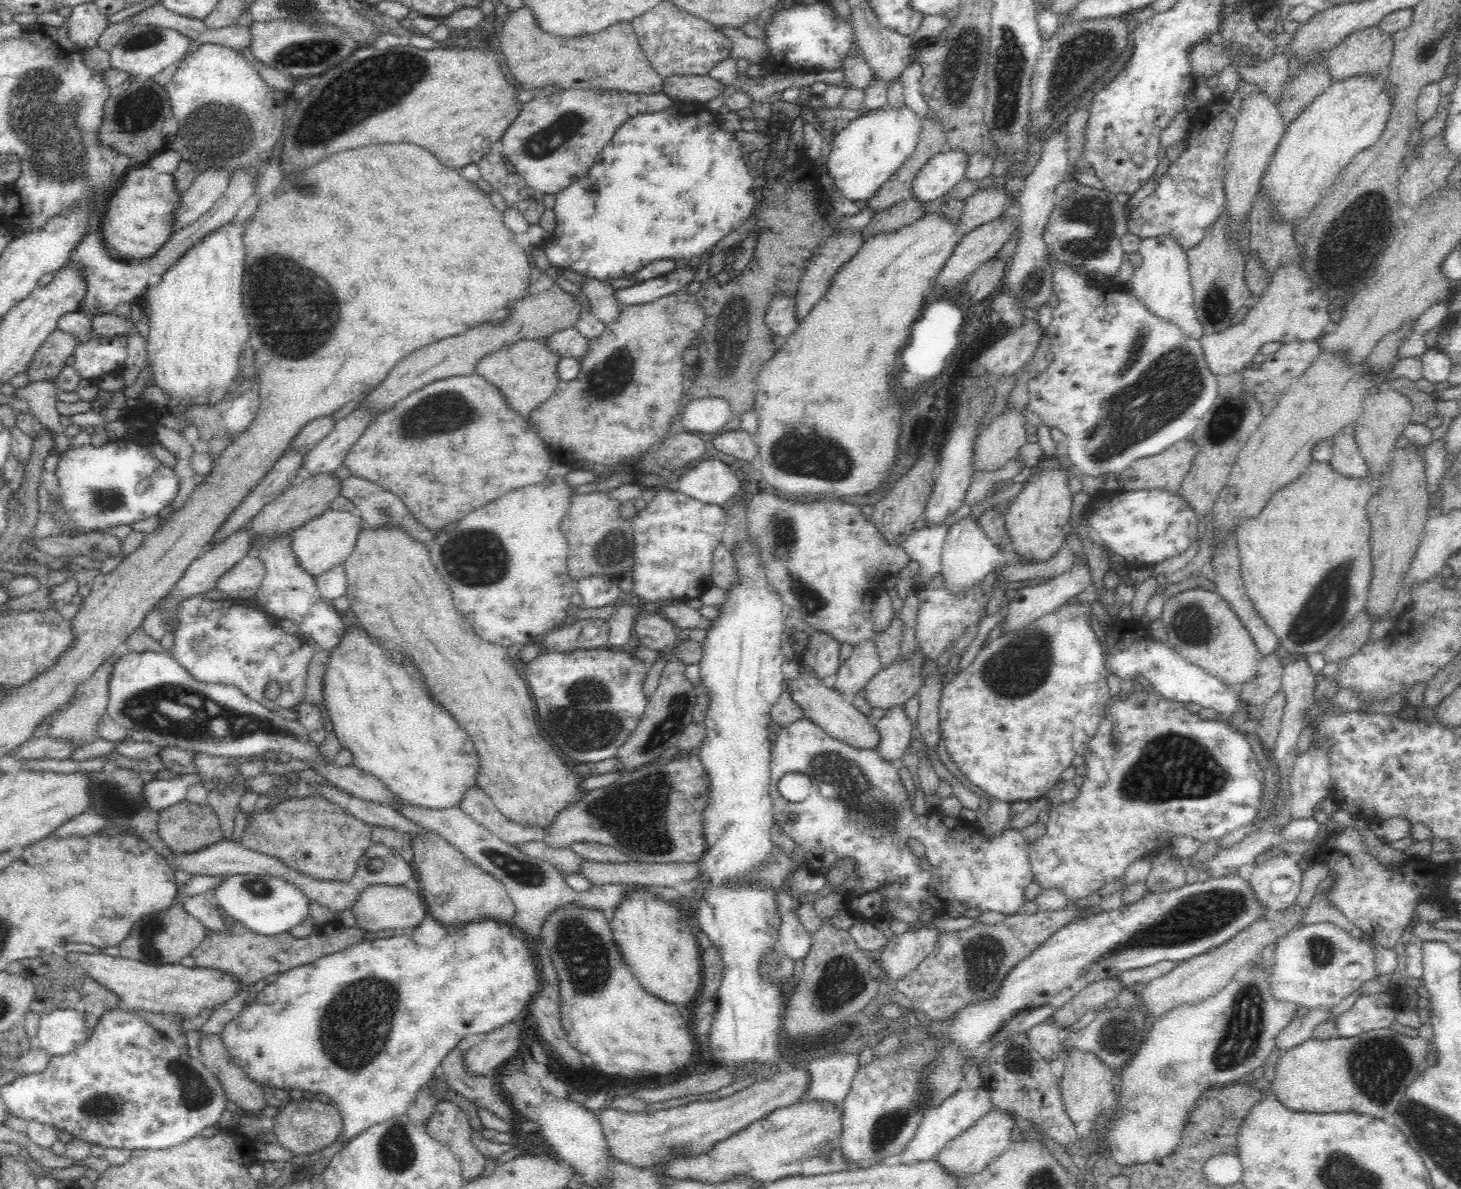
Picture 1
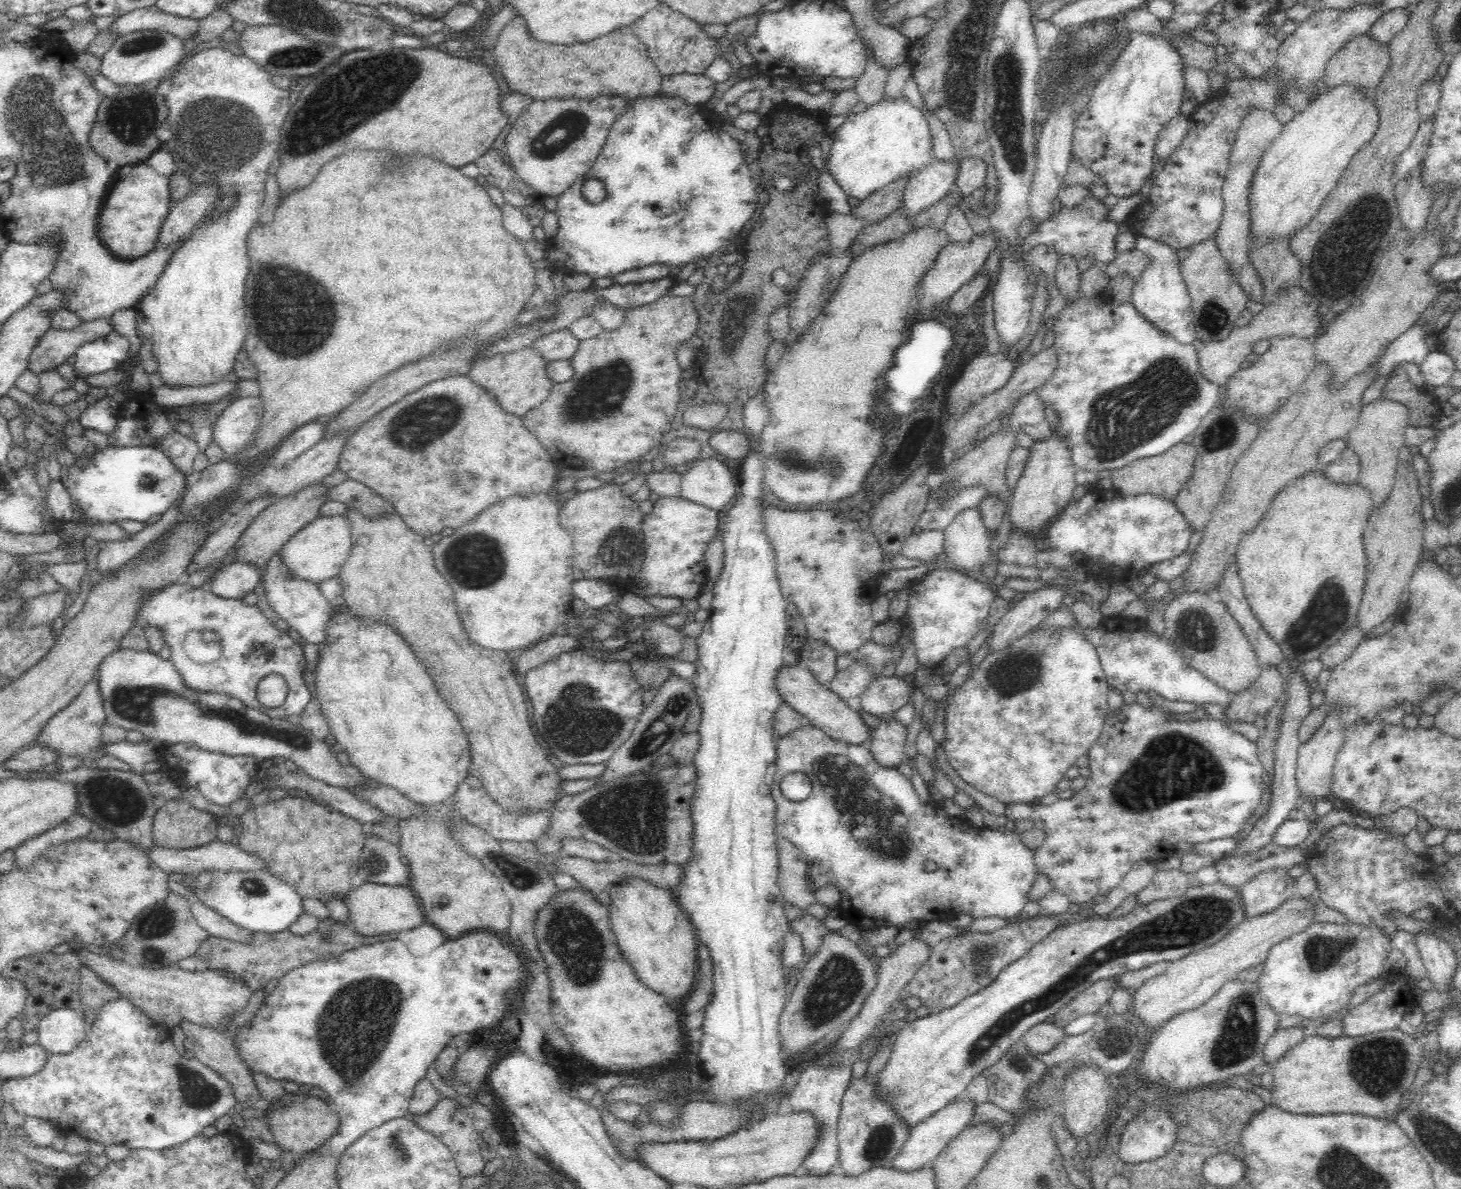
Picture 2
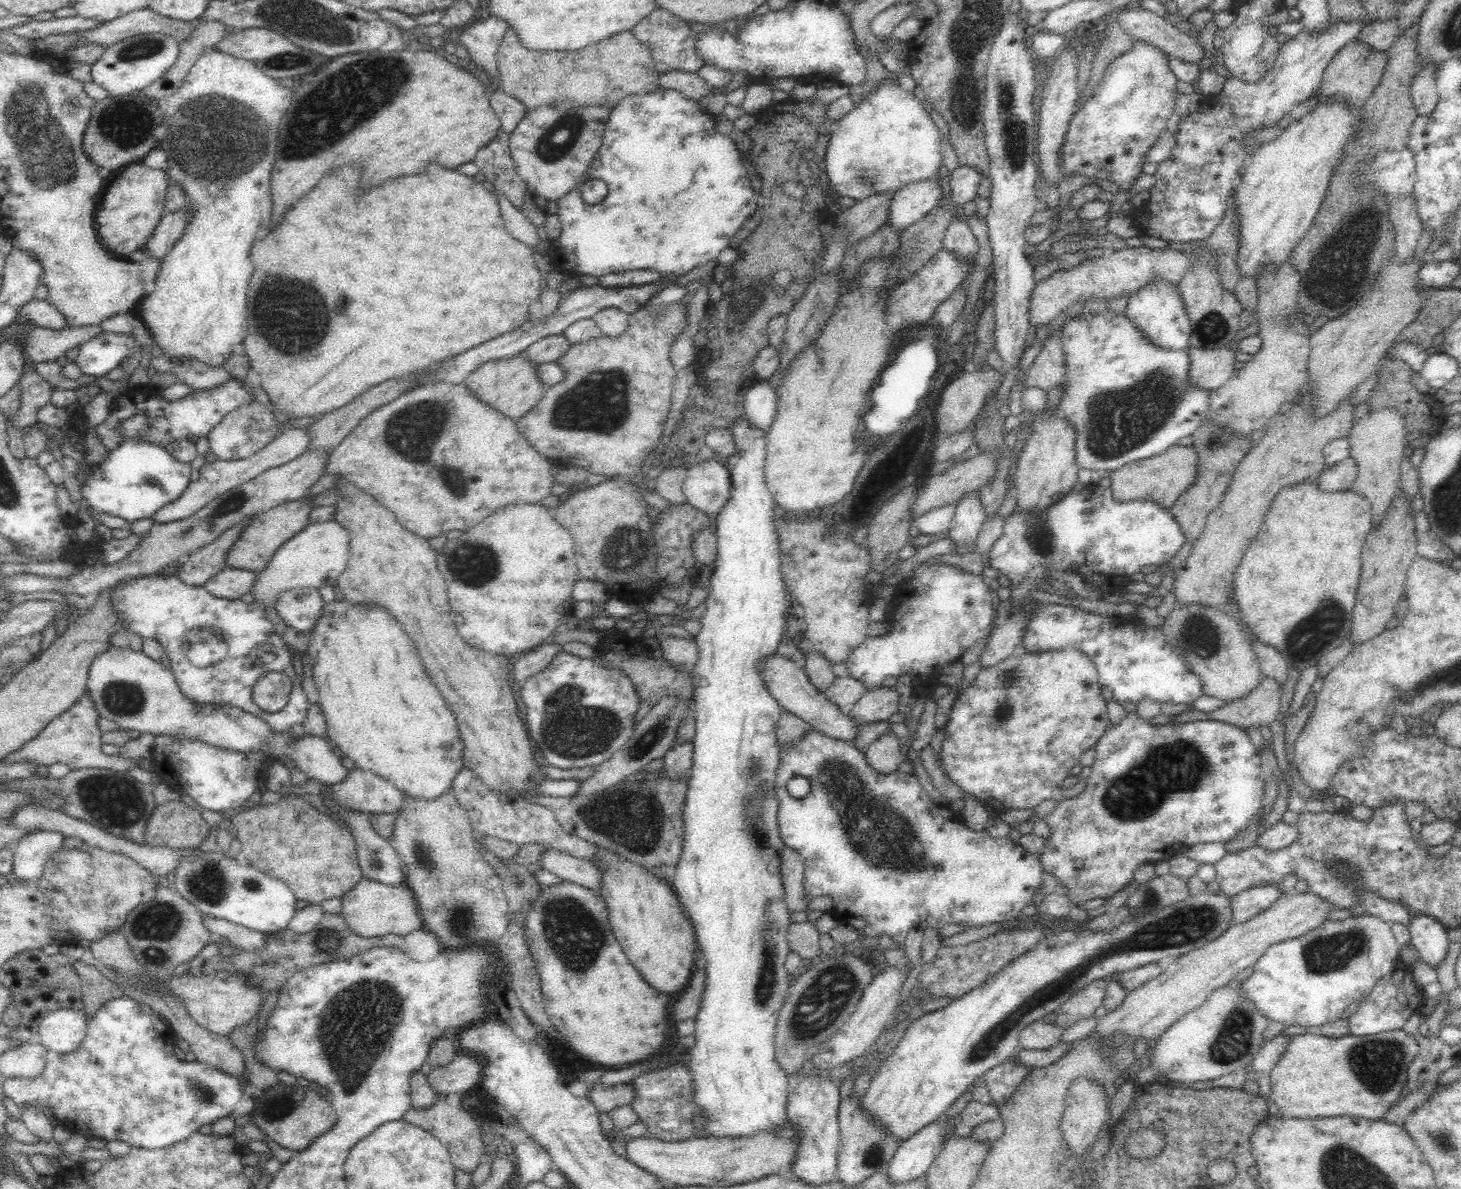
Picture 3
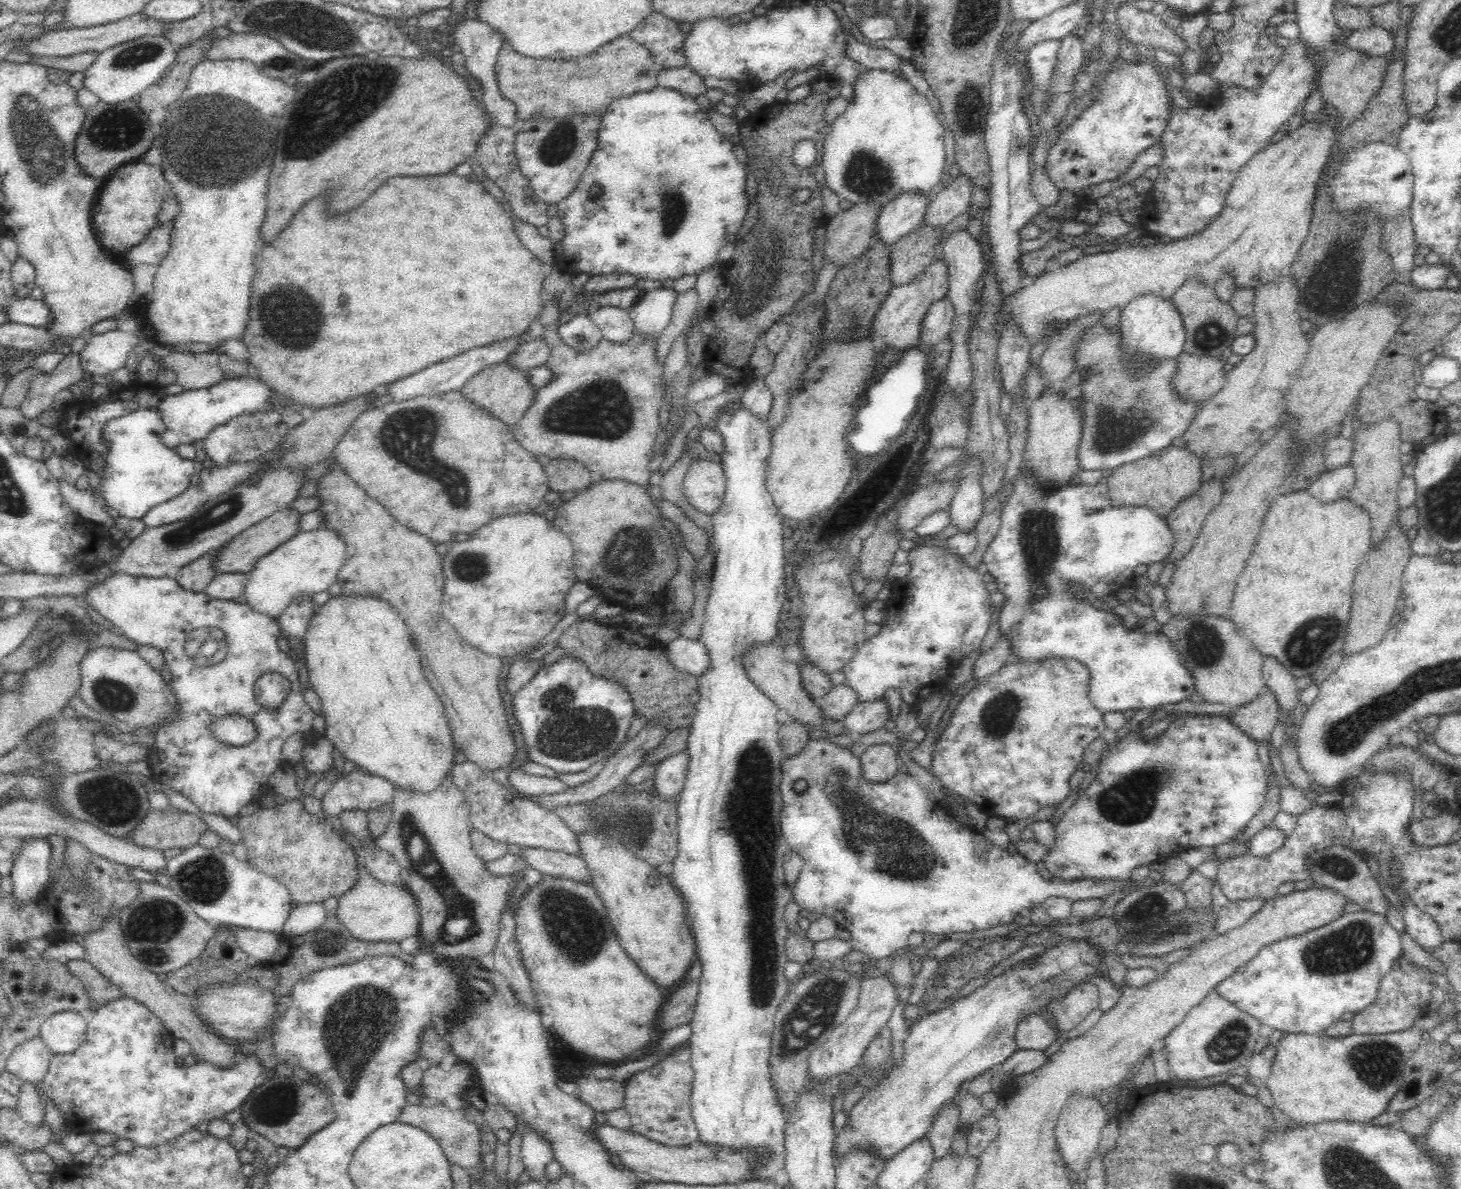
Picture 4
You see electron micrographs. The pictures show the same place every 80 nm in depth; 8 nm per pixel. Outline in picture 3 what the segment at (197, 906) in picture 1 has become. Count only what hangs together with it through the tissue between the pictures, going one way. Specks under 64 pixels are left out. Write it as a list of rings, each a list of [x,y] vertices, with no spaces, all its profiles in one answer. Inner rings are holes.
[[[202,915],[204,925],[213,937],[226,937],[233,946],[237,946],[246,952],[256,952],[266,946],[266,933],[261,933],[240,924],[234,924],[213,916]]]

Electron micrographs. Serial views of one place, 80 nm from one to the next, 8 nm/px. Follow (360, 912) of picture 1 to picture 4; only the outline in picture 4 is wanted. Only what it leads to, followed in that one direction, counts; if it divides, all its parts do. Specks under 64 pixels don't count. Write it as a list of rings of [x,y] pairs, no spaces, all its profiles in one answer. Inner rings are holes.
[[[357,860],[360,878],[356,885],[337,897],[338,906],[333,911],[335,917],[349,930],[356,940],[364,942],[400,942],[404,938],[419,934],[420,915],[413,894],[407,887],[396,888],[393,884],[385,884],[368,873]]]

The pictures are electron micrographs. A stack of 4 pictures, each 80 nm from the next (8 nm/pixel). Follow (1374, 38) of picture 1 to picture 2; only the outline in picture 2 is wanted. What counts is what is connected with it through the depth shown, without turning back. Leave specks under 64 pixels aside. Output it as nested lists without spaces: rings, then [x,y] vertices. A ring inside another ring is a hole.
[[[1364,32],[1364,34],[1356,36],[1356,38],[1352,38],[1350,42],[1346,42],[1327,63],[1325,75],[1322,78],[1324,88],[1349,84],[1361,88],[1363,92],[1374,90],[1379,85],[1388,67],[1390,67],[1390,60],[1388,43],[1378,42]]]

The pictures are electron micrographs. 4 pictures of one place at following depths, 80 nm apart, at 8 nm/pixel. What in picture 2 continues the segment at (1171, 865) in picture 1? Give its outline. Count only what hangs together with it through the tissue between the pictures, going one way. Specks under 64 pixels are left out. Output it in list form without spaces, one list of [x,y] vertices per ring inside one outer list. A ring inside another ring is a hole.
[[[1157,870],[1152,881],[1137,893],[1137,904],[1144,906],[1152,900],[1180,896],[1190,889],[1189,875],[1178,870]]]

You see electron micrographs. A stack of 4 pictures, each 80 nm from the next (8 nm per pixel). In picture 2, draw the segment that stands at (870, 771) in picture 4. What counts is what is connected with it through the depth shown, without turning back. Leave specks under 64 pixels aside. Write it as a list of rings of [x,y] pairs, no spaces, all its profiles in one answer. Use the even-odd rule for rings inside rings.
[[[892,718],[882,721],[873,731],[867,745],[874,761],[882,767],[897,768],[905,762],[904,747],[907,739],[906,726]]]

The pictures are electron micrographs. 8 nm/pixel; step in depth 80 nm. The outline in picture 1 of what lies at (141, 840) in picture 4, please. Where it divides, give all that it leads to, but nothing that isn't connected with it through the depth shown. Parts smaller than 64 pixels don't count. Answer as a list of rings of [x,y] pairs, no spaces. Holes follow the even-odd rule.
[[[186,799],[159,812],[157,831],[174,853],[196,852],[224,838],[213,808]]]

